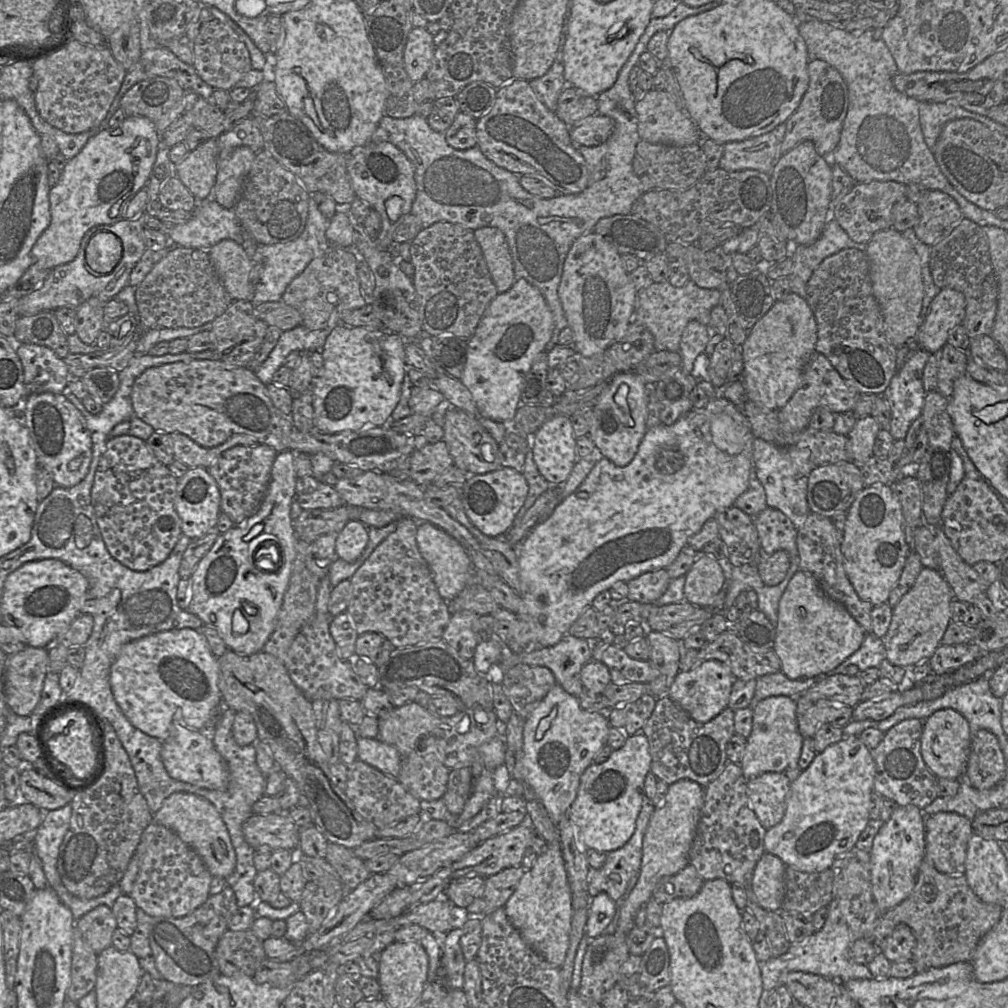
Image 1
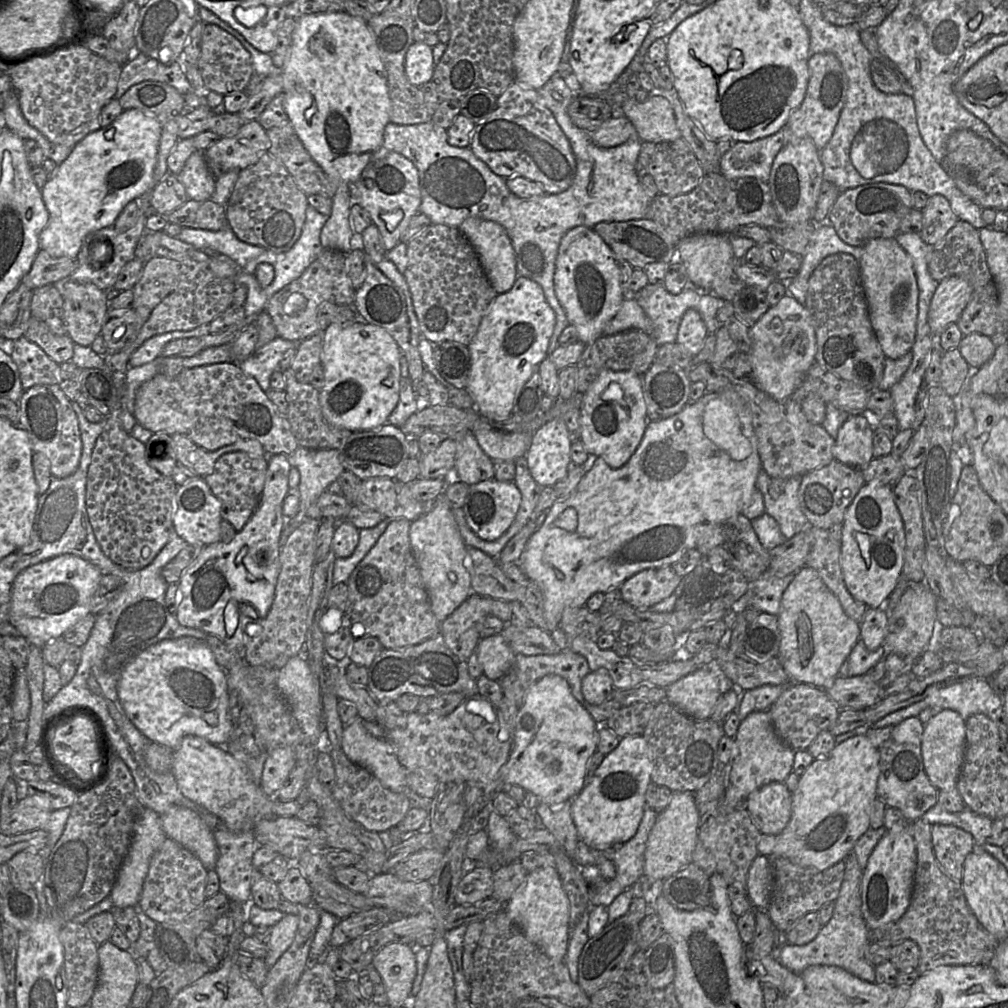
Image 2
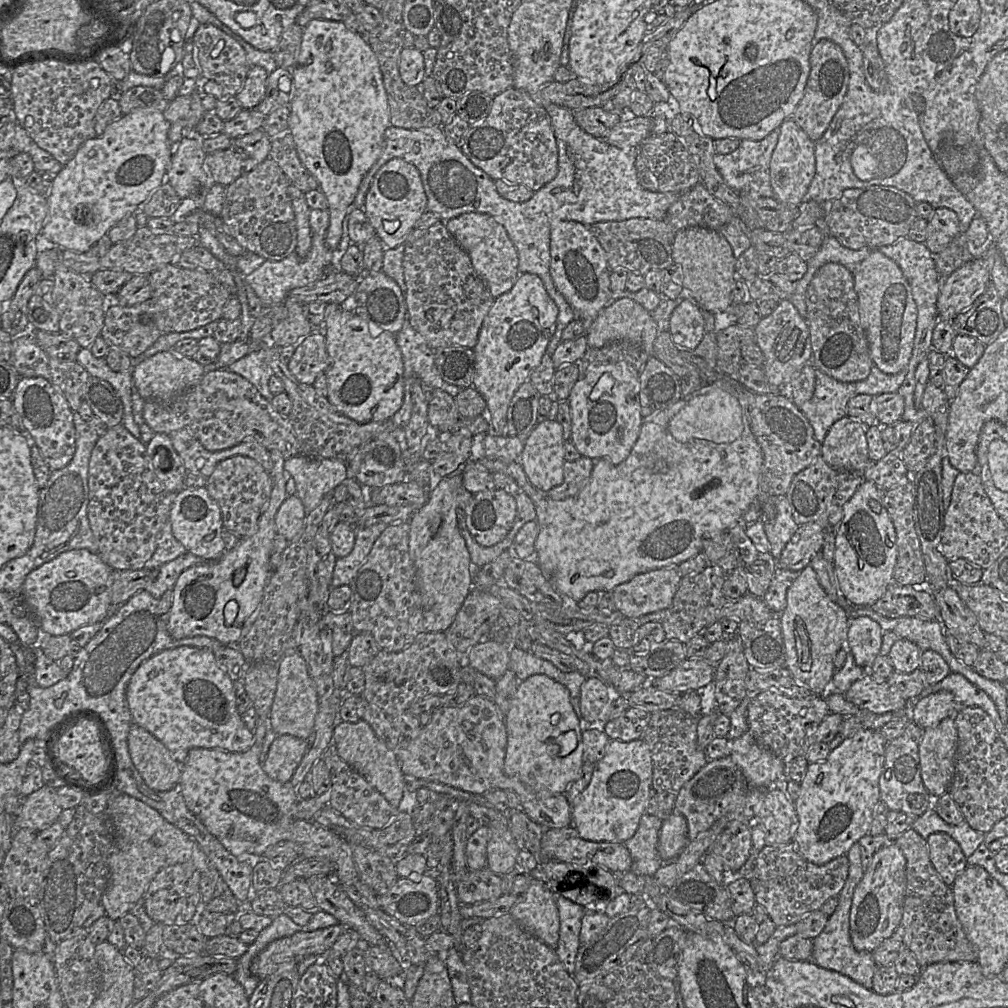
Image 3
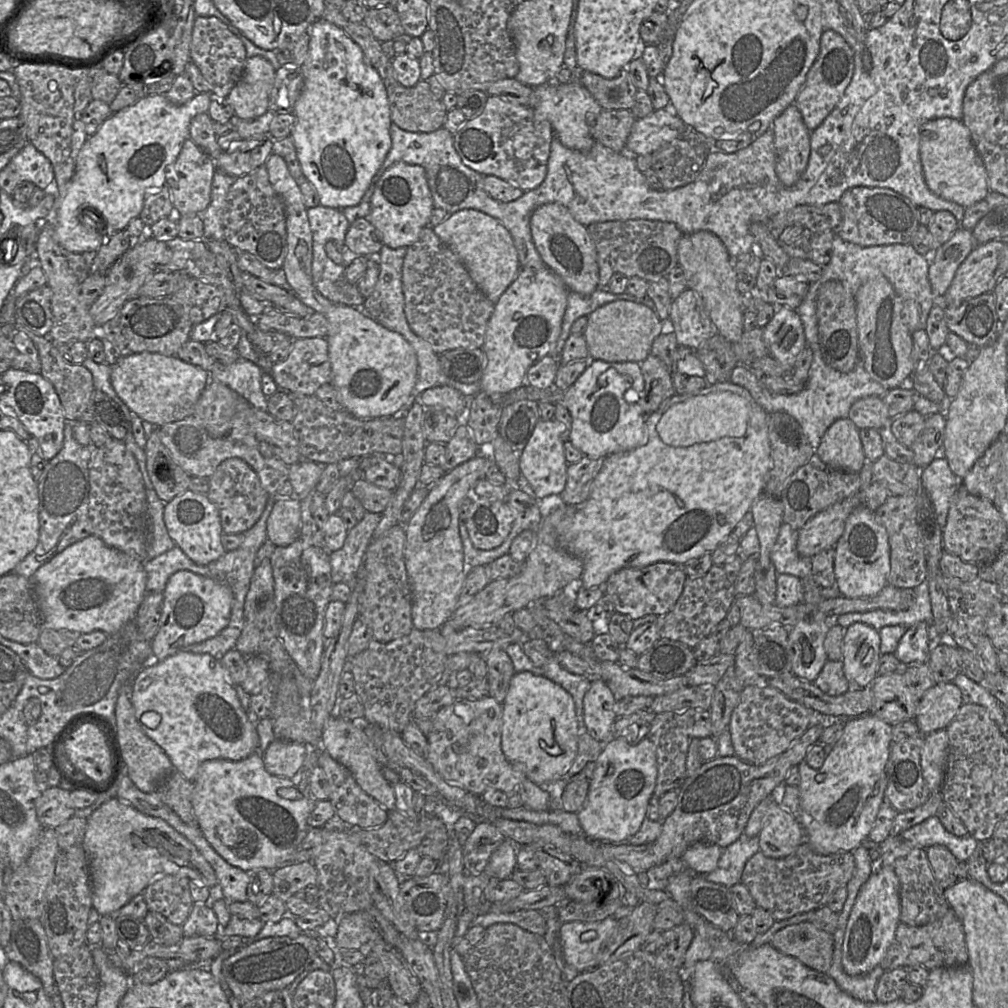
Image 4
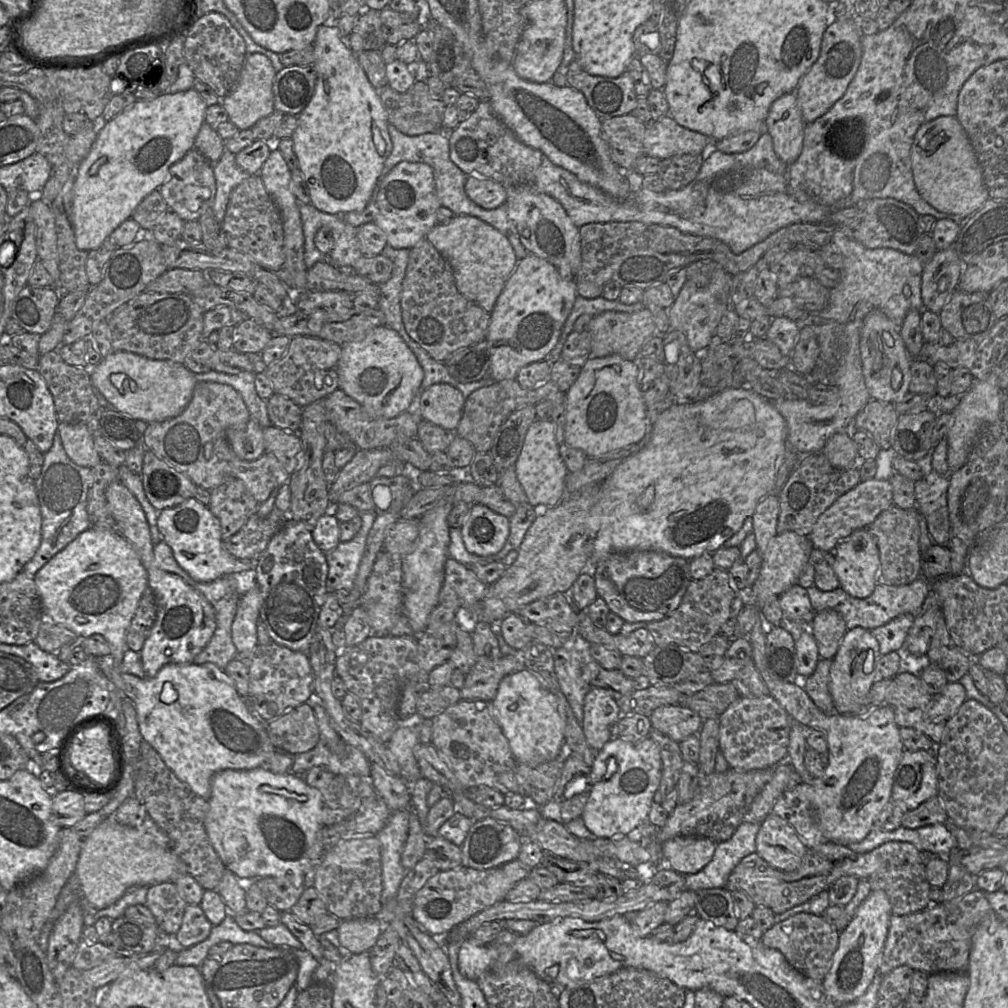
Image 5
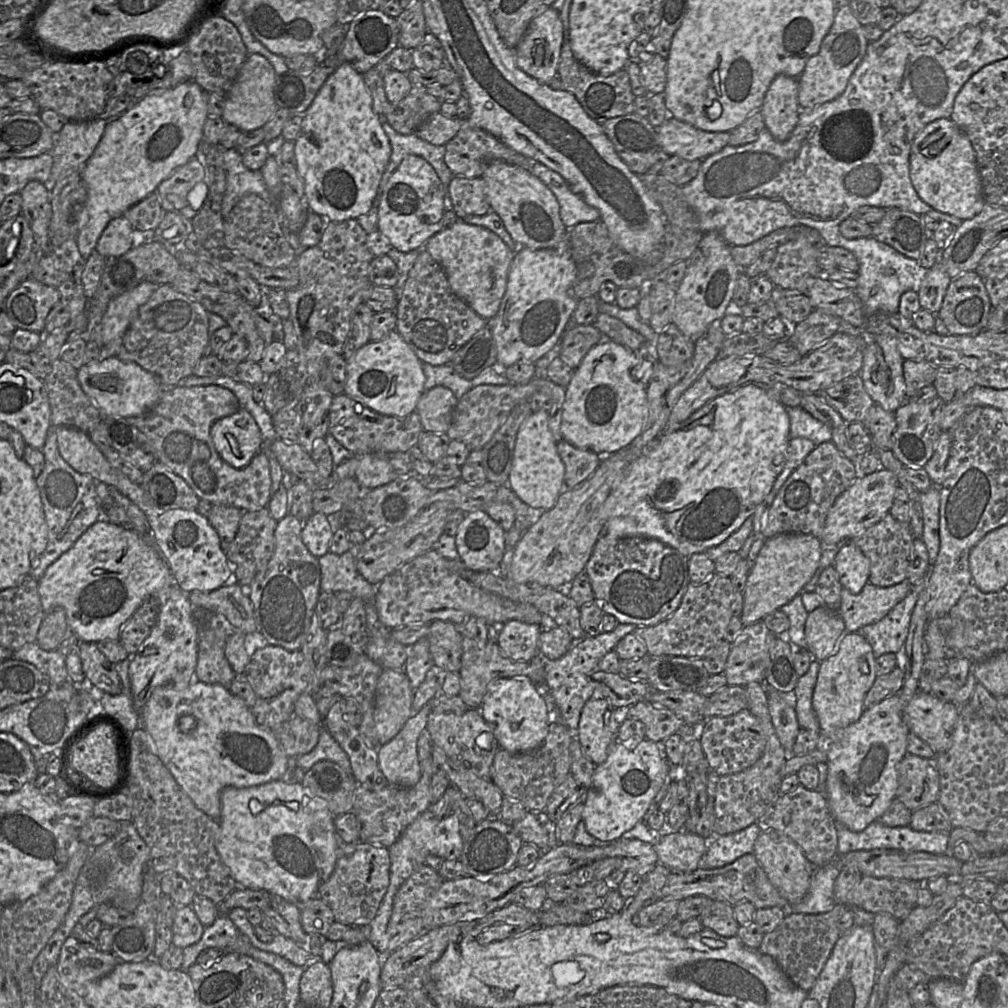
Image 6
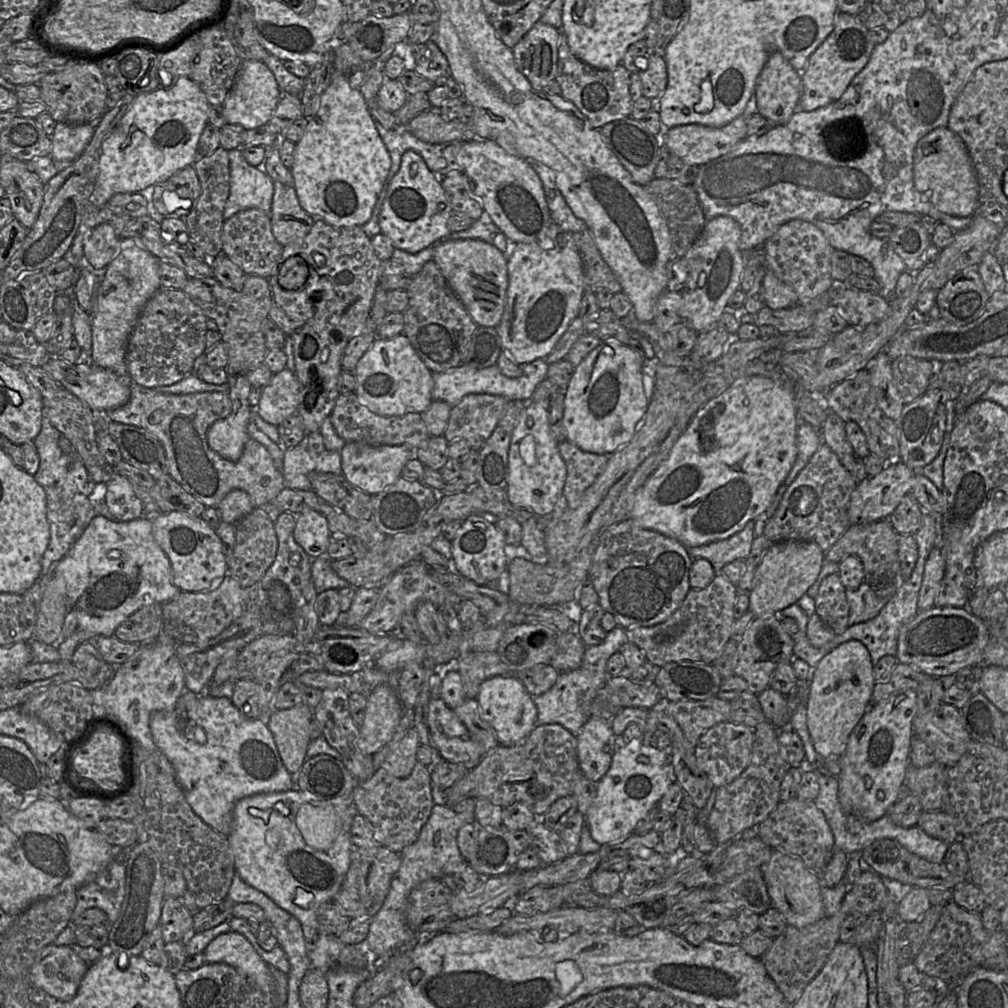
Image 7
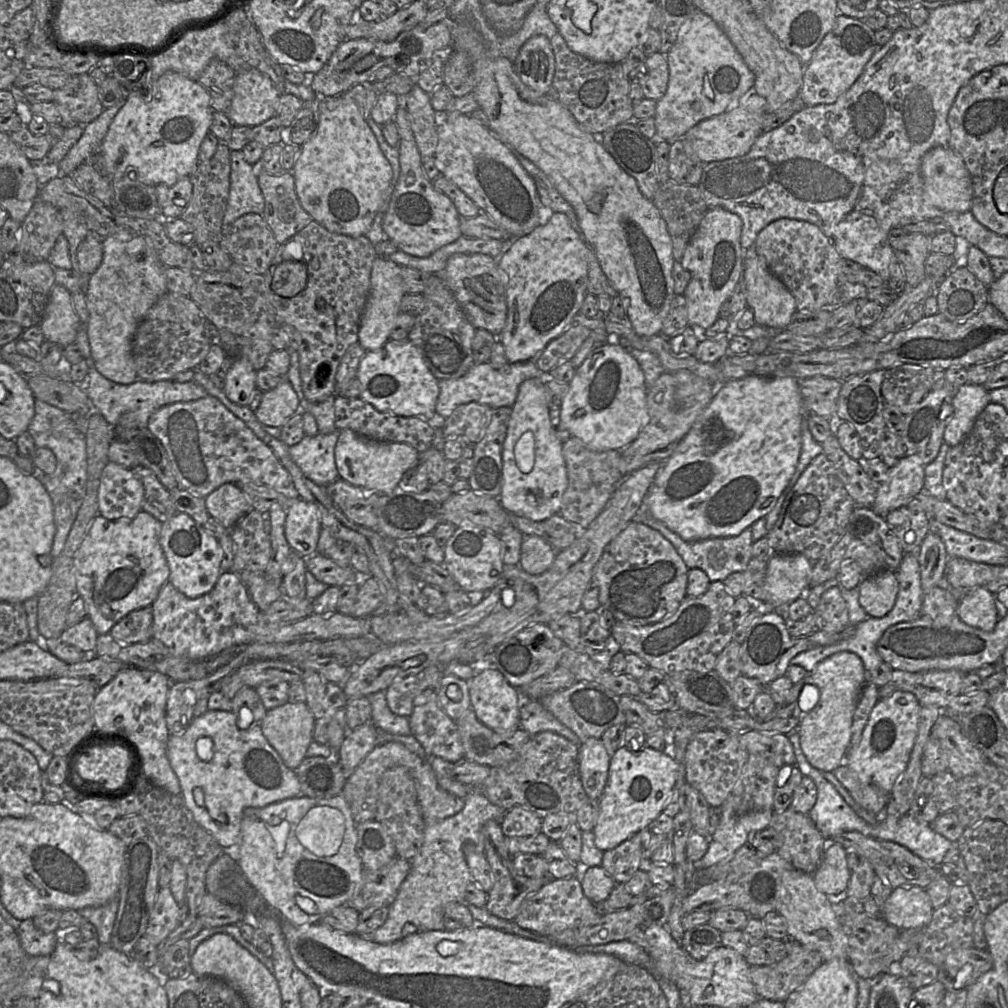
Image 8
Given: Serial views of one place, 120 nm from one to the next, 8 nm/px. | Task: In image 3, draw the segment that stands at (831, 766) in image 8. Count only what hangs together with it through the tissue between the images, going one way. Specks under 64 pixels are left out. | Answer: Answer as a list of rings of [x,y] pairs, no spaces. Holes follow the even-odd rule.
[[[867,616],[850,619],[846,646],[858,666],[870,668],[879,655],[883,634],[881,626]]]

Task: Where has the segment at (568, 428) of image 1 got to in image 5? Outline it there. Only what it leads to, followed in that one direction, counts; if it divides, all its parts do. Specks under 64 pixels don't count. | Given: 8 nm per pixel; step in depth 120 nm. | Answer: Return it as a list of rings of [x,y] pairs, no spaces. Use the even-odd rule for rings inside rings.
[[[536,419],[529,427],[521,453],[515,463],[515,473],[528,502],[533,506],[558,505],[566,496],[567,467],[560,455],[555,437],[555,425],[551,420]]]

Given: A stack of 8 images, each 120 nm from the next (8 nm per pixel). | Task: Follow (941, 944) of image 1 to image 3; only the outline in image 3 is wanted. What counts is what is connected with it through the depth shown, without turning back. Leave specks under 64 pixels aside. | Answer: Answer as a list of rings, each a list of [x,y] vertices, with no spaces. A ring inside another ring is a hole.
[[[911,827],[892,842],[900,848],[906,859],[906,890],[902,919],[891,937],[902,941],[912,951],[922,968],[942,962],[977,962],[977,948],[967,938],[957,917],[952,887],[943,882],[931,863],[927,839]]]

